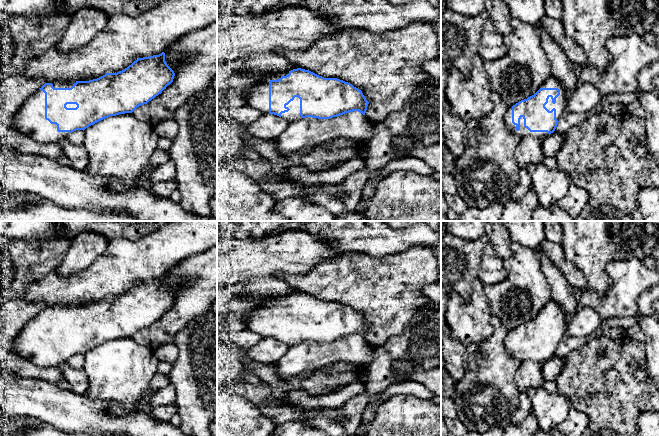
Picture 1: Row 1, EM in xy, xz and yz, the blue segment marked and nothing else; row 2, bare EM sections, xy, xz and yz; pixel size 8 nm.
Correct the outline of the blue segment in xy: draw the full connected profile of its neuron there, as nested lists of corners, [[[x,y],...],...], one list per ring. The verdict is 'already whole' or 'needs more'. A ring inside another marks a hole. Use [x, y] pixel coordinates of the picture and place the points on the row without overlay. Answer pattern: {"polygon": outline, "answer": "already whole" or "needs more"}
{"polygon": [[[165,277],[138,282],[124,294],[89,305],[61,305],[45,307],[31,319],[15,341],[15,347],[21,357],[32,360],[38,367],[58,367],[76,354],[85,354],[89,350],[110,340],[132,337],[137,331],[147,328],[162,317],[173,306],[175,297],[165,285]]], "answer": "needs more"}

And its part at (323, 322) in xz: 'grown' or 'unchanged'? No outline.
grown

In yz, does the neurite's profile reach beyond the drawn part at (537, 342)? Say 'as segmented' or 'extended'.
extended

